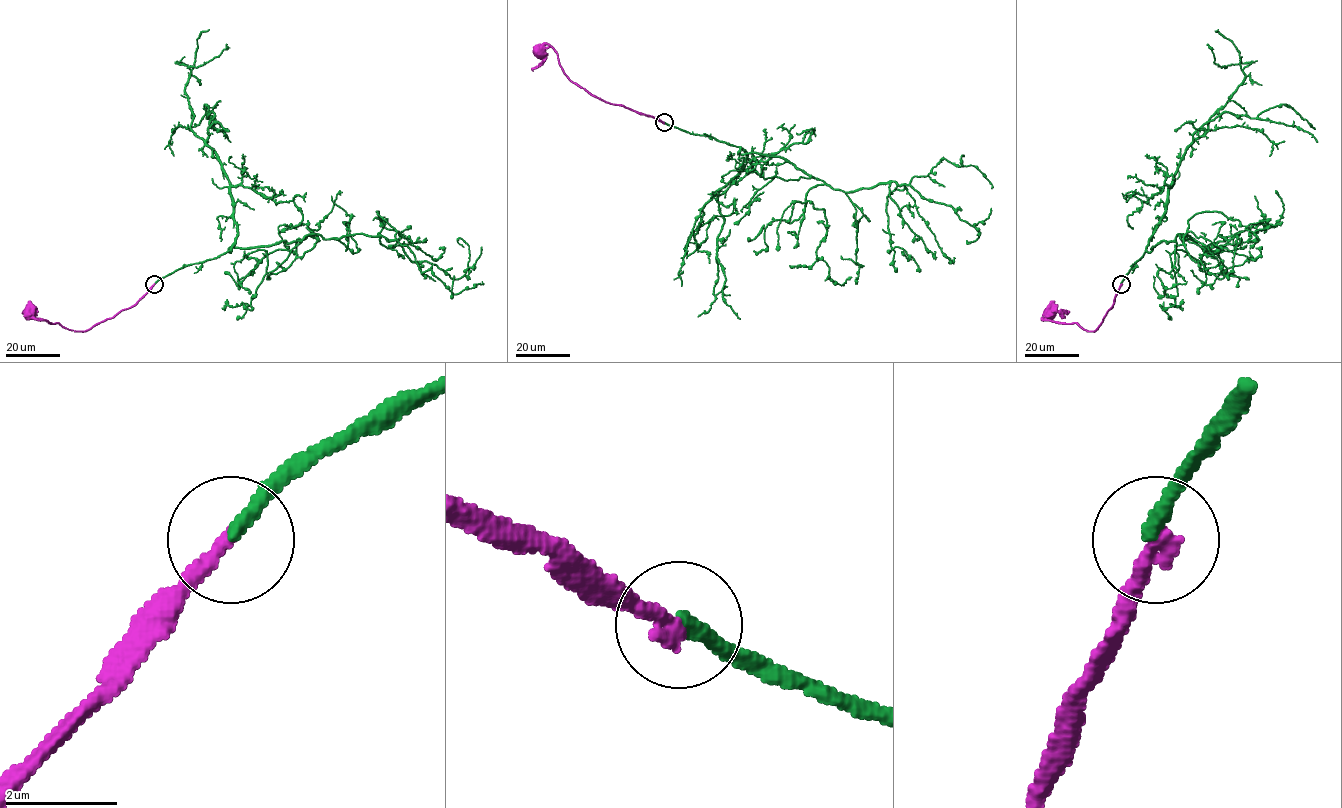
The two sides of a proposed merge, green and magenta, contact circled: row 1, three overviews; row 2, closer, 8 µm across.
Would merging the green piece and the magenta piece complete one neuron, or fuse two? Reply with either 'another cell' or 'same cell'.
another cell

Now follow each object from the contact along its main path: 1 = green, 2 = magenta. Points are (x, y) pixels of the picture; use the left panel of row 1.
1: (154, 284), (232, 247), (310, 234), (396, 240), (412, 261), (457, 279), (469, 273), (459, 238), (464, 246)
2: (154, 284), (134, 305), (85, 331), (70, 330), (31, 314)

